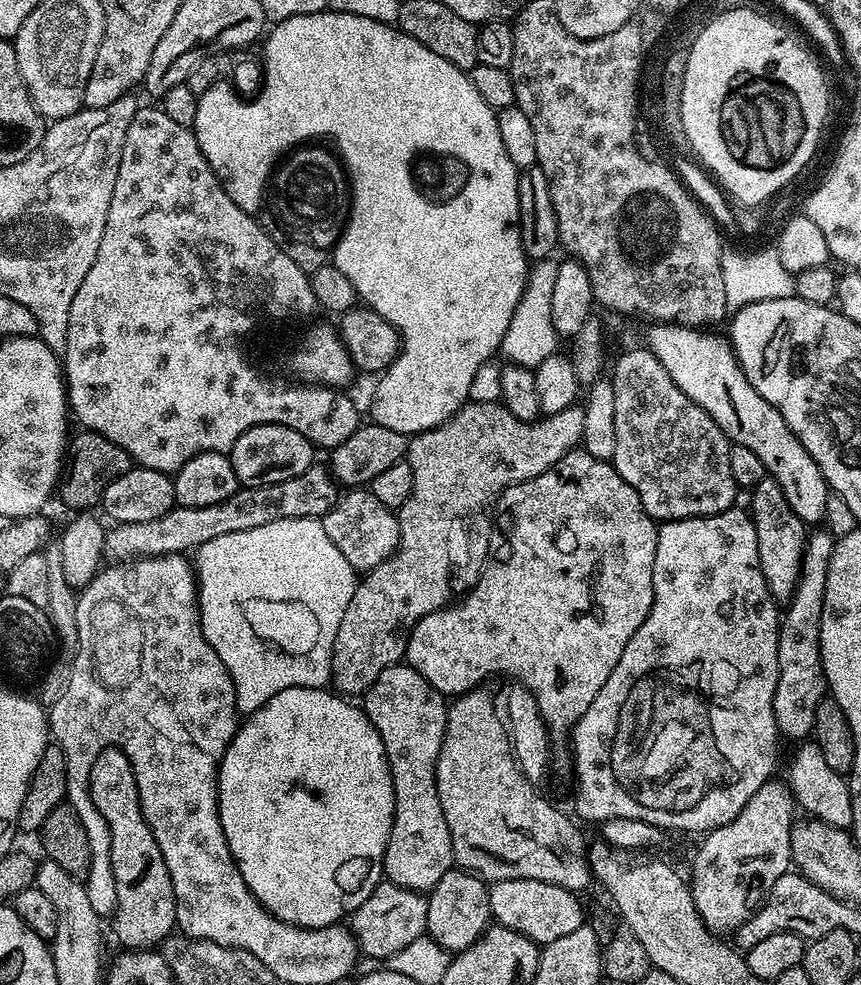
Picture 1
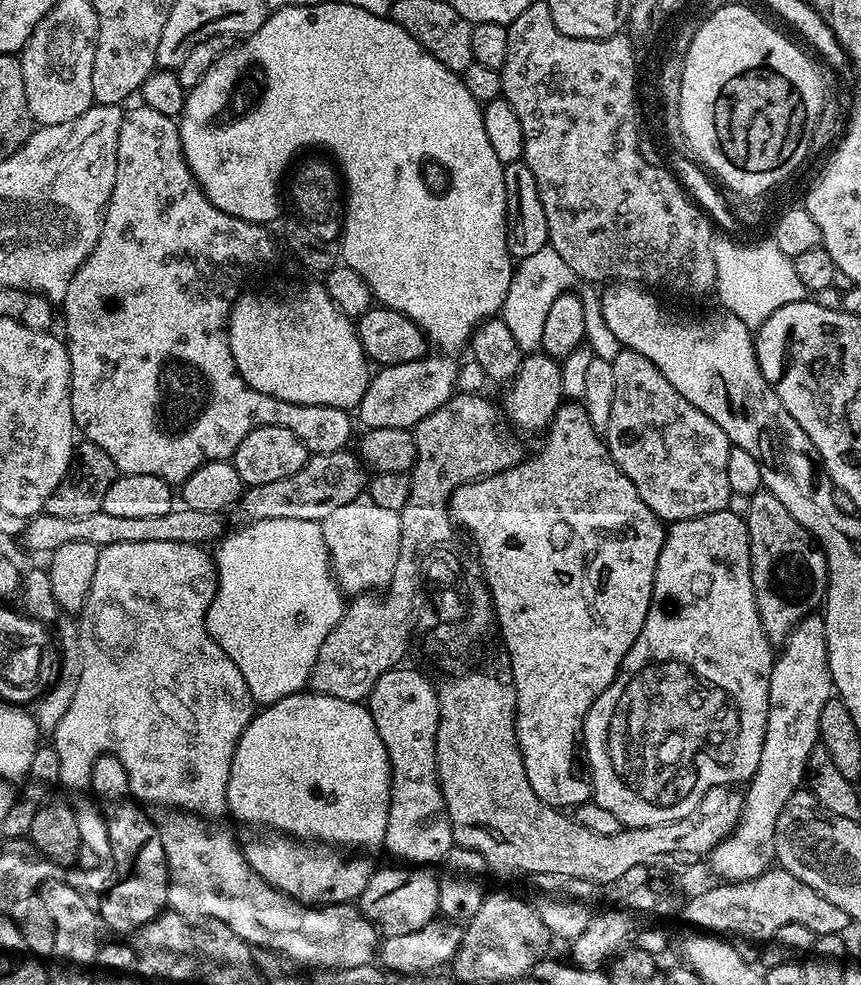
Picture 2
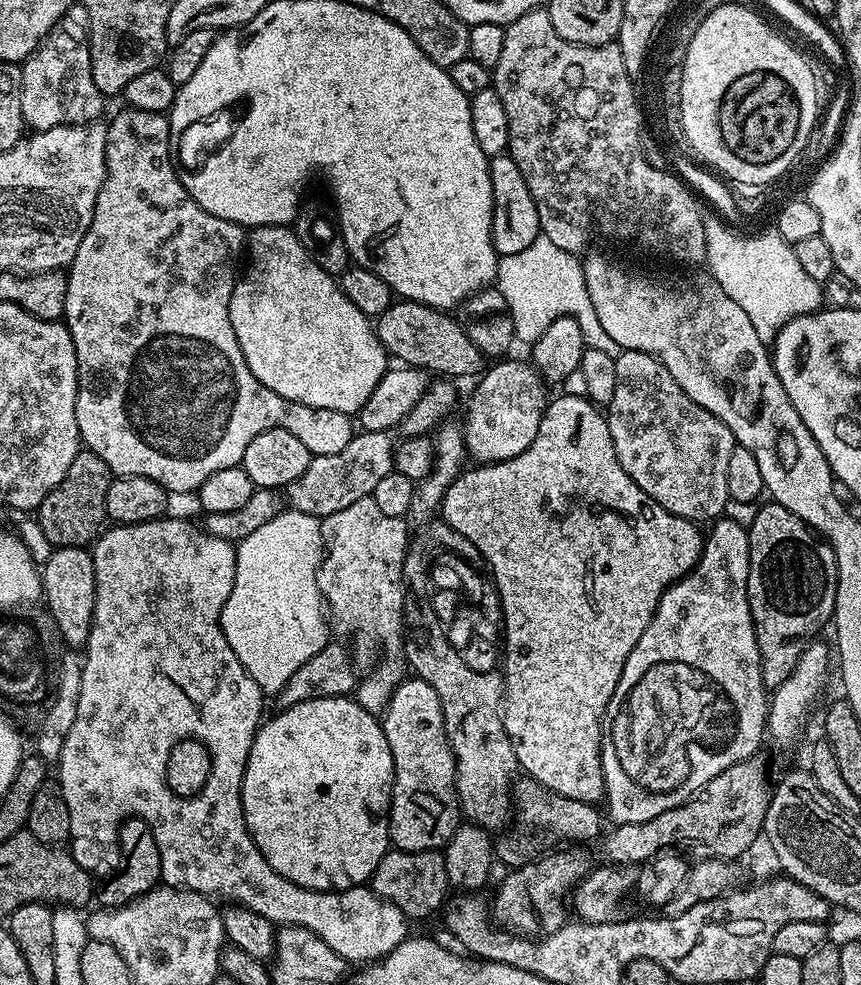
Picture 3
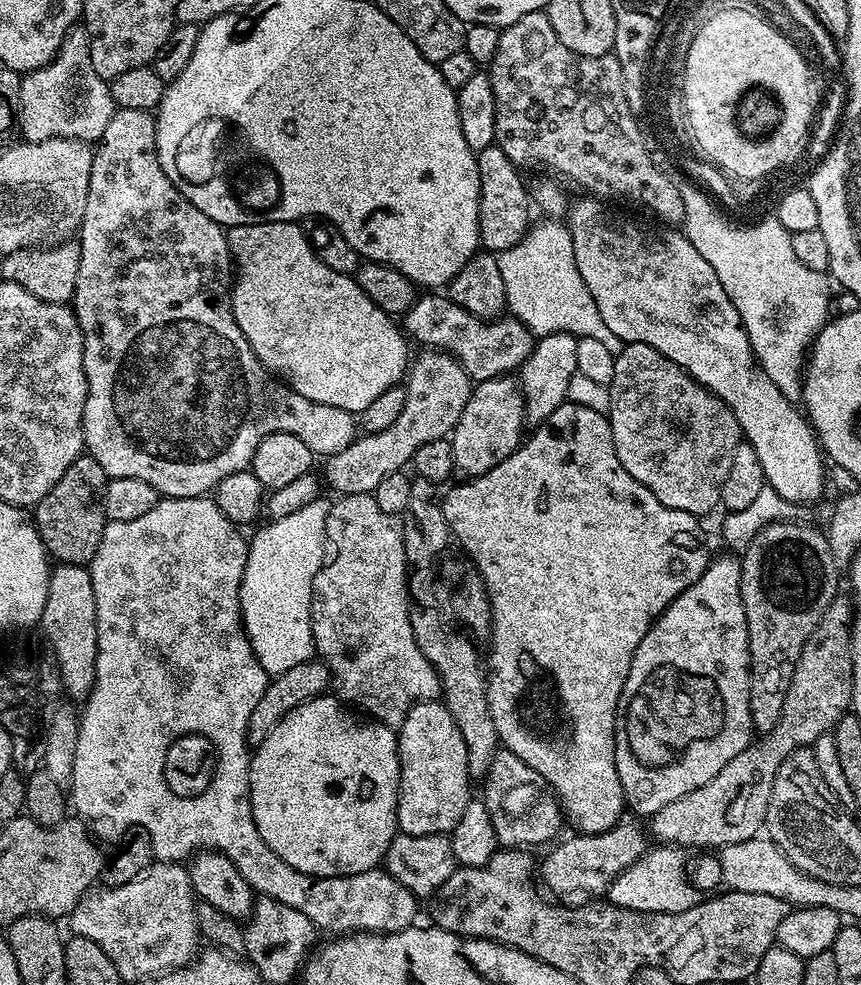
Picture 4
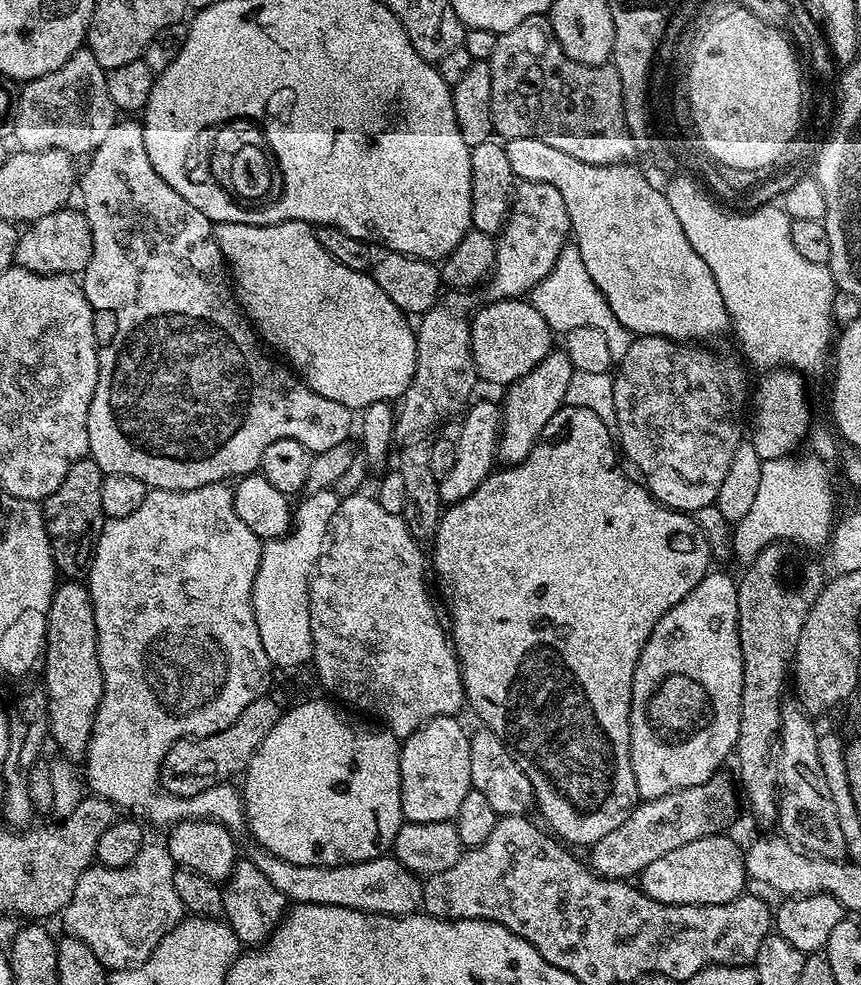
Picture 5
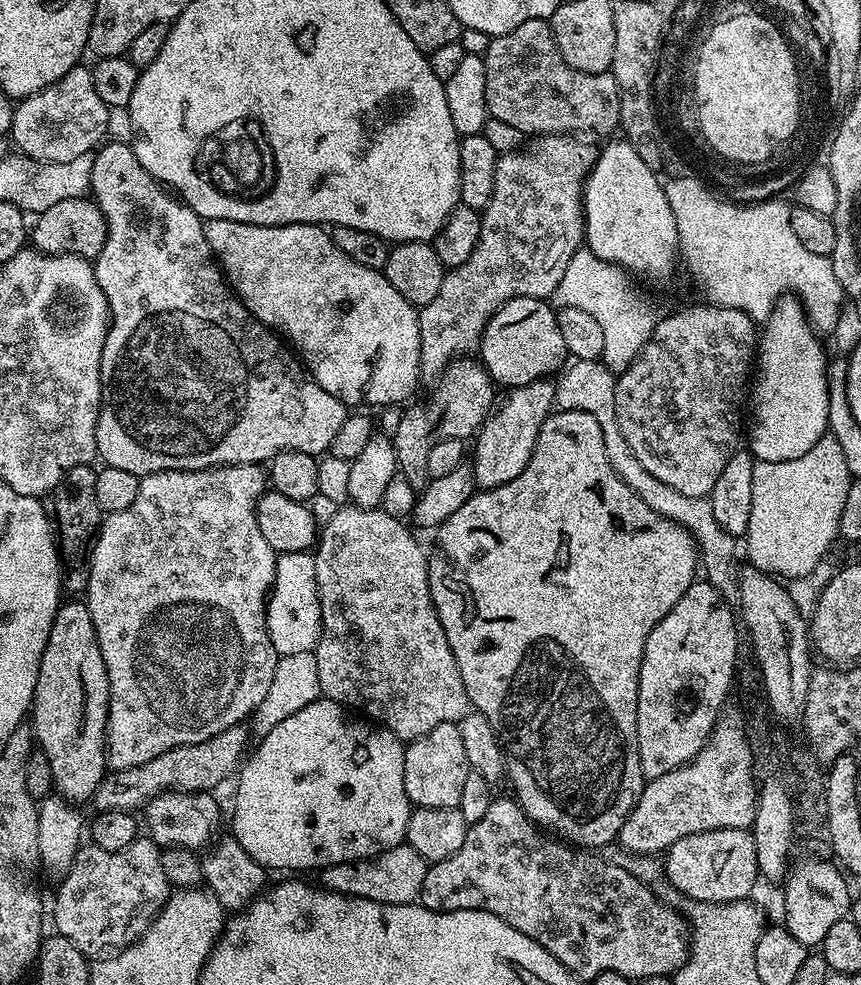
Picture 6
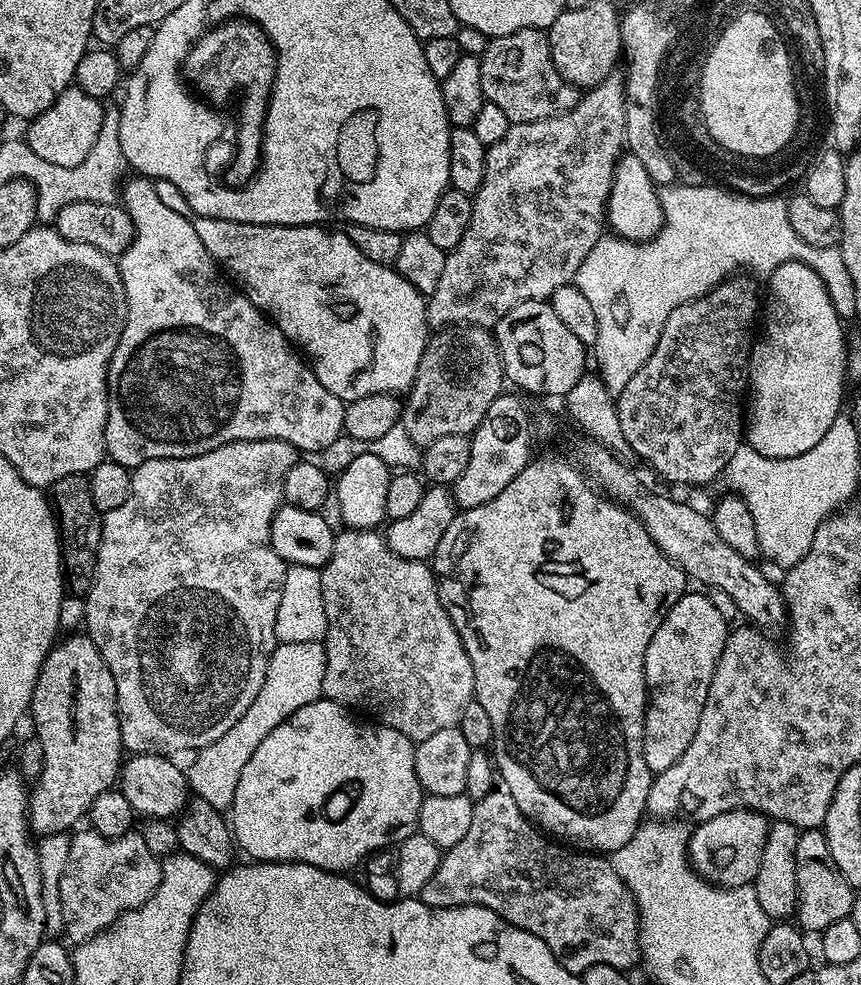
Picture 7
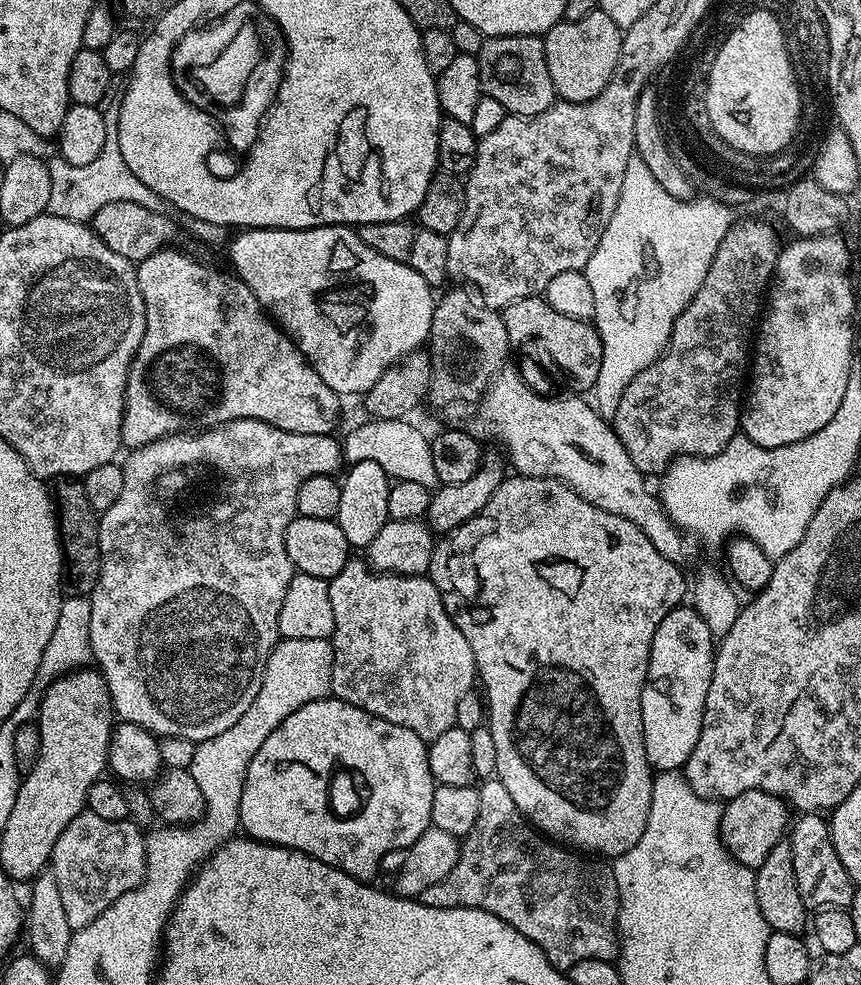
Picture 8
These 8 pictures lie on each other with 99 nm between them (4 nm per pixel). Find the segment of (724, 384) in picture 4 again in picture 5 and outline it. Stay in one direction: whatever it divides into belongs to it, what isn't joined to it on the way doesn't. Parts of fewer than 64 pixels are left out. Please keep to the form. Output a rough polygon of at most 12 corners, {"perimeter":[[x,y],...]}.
{"perimeter":[[538,138],[504,149],[553,184],[582,266],[636,336],[729,331],[712,268],[635,163]]}

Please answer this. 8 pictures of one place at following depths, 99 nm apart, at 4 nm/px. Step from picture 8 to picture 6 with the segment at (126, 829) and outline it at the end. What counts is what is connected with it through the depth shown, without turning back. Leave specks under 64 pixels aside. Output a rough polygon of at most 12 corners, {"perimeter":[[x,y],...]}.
{"perimeter":[[81,847],[55,931],[89,958],[127,948],[163,910],[161,849]]}

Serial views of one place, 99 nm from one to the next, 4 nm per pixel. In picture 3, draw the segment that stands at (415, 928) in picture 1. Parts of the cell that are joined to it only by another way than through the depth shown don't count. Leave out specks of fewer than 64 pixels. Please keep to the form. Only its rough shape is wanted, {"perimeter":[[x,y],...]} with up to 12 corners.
{"perimeter":[[389,850],[370,881],[405,916],[439,913],[450,892],[439,851]]}

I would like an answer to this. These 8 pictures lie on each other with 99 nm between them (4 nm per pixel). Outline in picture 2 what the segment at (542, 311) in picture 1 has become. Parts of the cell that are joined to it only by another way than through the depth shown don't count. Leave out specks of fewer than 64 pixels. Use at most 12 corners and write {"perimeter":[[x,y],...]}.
{"perimeter":[[552,247],[513,267],[502,318],[521,353],[578,277]]}

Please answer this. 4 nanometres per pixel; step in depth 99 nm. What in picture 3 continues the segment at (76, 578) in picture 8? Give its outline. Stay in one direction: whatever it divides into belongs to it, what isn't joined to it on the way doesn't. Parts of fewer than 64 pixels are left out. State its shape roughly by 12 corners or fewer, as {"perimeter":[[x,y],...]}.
{"perimeter":[[82,450],[34,516],[49,545],[83,548],[106,524],[112,472]]}

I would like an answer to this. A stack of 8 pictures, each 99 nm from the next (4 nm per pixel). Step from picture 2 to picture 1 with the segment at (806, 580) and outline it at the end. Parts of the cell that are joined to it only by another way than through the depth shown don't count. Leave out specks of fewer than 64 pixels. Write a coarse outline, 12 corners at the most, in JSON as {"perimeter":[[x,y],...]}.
{"perimeter":[[778,482],[751,489],[770,594],[792,598],[806,527]]}

